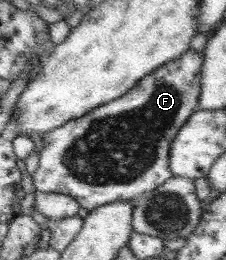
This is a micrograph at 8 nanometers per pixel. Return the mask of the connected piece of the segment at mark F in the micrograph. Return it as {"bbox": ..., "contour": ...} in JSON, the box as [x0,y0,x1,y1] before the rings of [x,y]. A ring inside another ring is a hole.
{"bbox":[32,48,201,211],"contour":[[[188,48],[179,58],[163,63],[163,66],[139,79],[131,90],[118,99],[96,107],[82,118],[71,119],[63,123],[63,127],[43,135],[39,167],[32,175],[36,193],[61,193],[75,199],[79,207],[91,211],[107,203],[131,202],[144,192],[162,185],[172,176],[168,166],[171,140],[197,109],[201,59],[201,52]]]}

